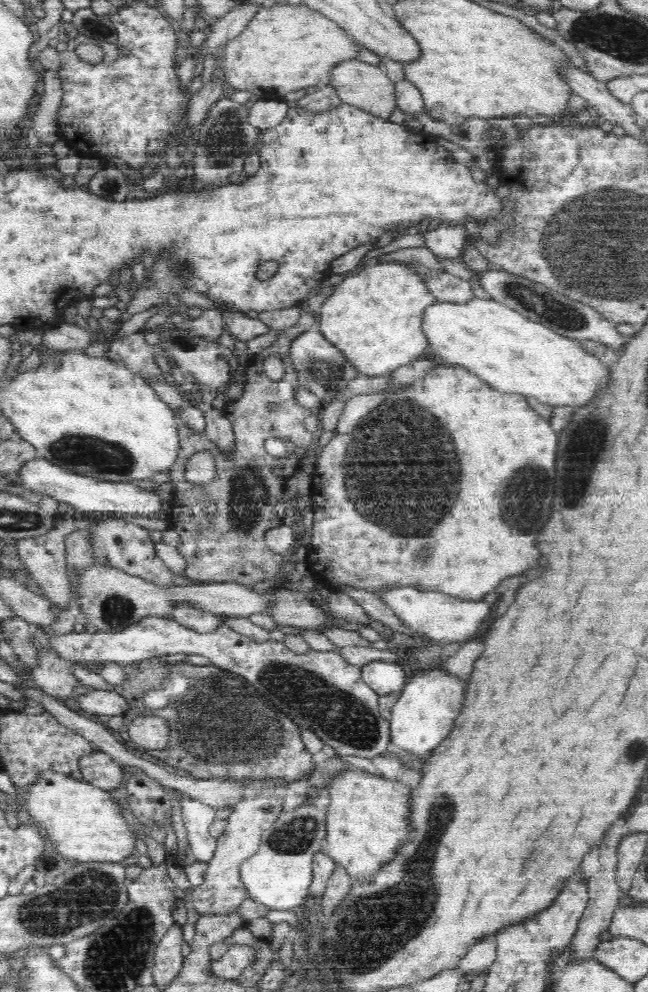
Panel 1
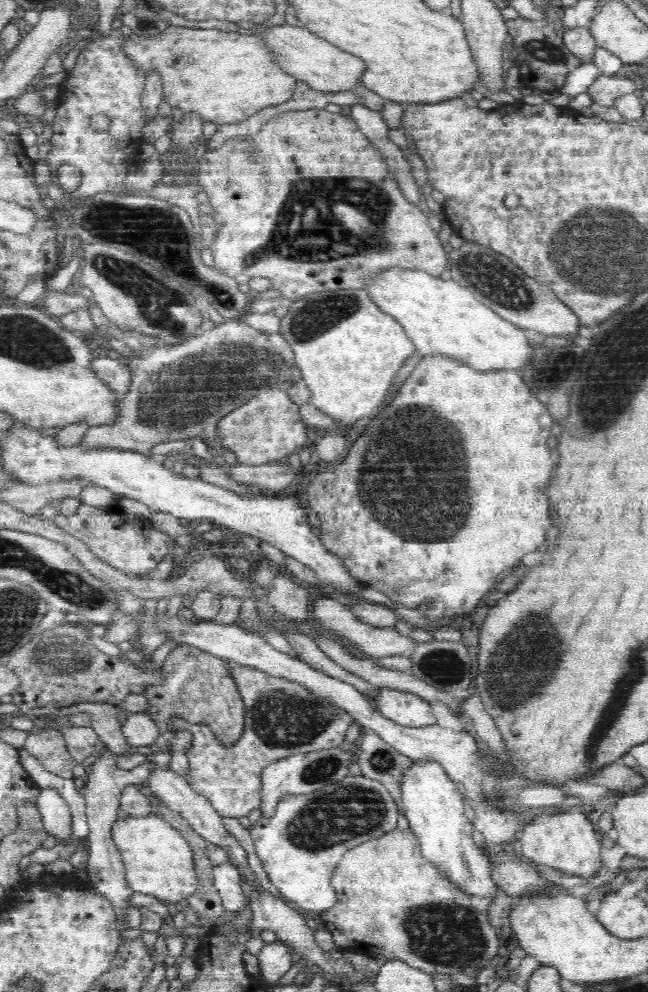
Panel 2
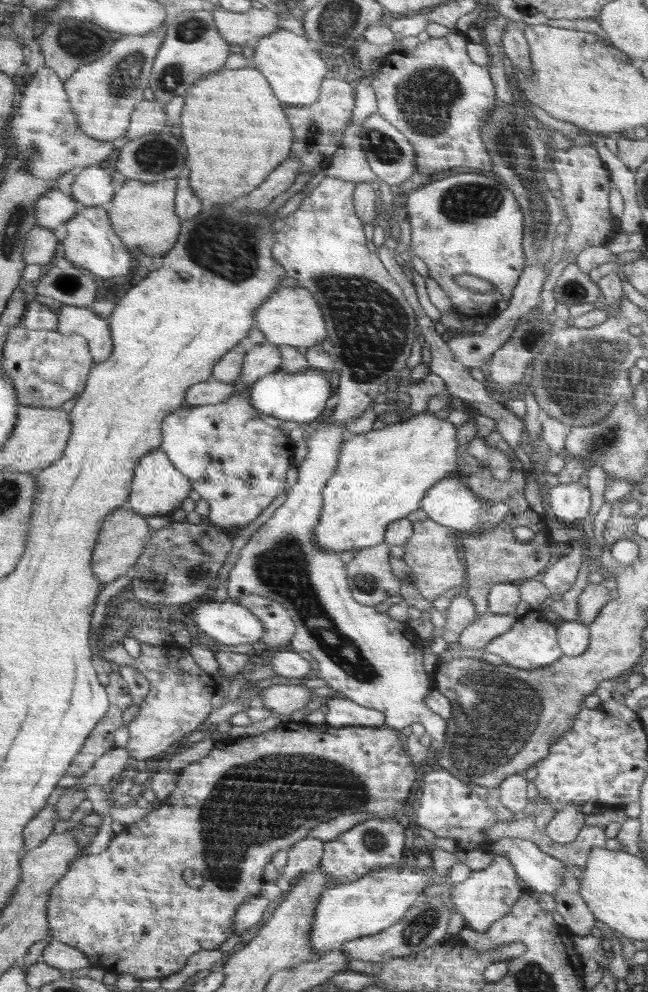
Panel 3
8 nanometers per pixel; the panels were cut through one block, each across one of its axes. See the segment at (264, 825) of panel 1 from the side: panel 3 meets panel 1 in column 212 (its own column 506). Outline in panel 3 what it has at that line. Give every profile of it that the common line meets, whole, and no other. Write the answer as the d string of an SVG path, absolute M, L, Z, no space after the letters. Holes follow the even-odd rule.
M494 854L491 863L482 870L472 871L470 877L460 884L452 884L452 902L457 913L464 916L464 927L470 927L476 932L486 932L497 920L504 918L513 908L513 904L525 892L516 884L516 871L507 856Z

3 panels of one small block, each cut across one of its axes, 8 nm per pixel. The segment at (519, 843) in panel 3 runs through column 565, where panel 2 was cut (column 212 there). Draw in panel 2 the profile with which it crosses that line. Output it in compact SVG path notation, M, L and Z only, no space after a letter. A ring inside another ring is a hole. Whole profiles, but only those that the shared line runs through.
M230 863L212 865L214 887L221 898L225 910L236 912L248 907L250 909L252 897L244 896L244 888L239 870Z

